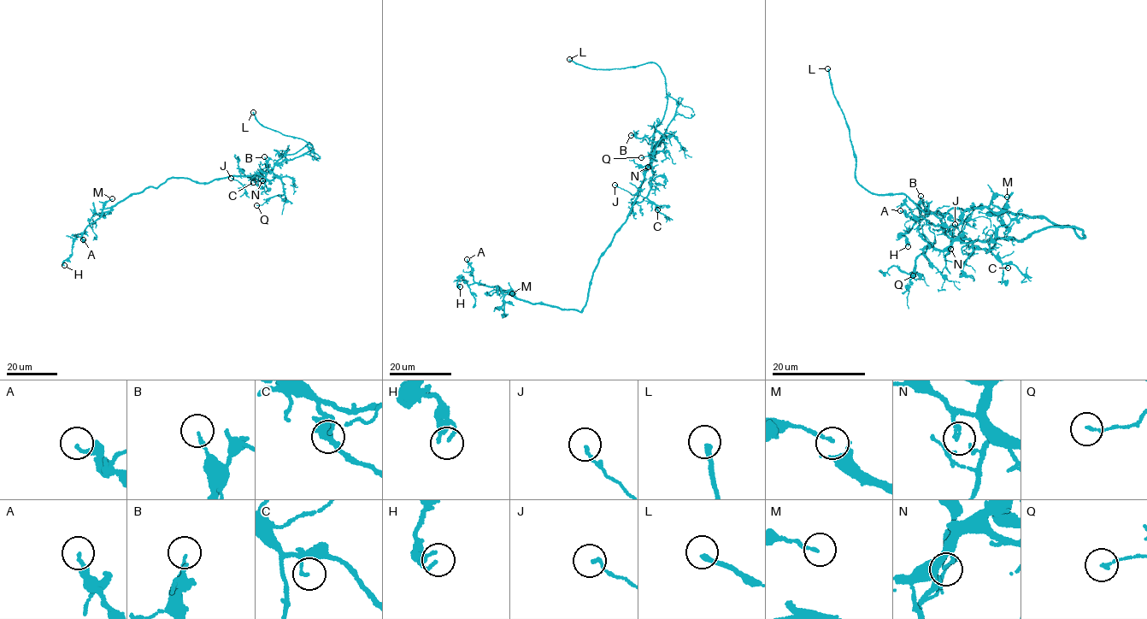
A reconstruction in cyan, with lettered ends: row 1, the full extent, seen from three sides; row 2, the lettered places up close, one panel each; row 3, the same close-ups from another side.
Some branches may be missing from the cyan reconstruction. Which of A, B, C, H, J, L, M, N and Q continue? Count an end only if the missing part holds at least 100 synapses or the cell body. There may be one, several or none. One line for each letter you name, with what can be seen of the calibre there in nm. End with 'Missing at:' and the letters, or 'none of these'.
L: 240 nm thick
Missing at: L

